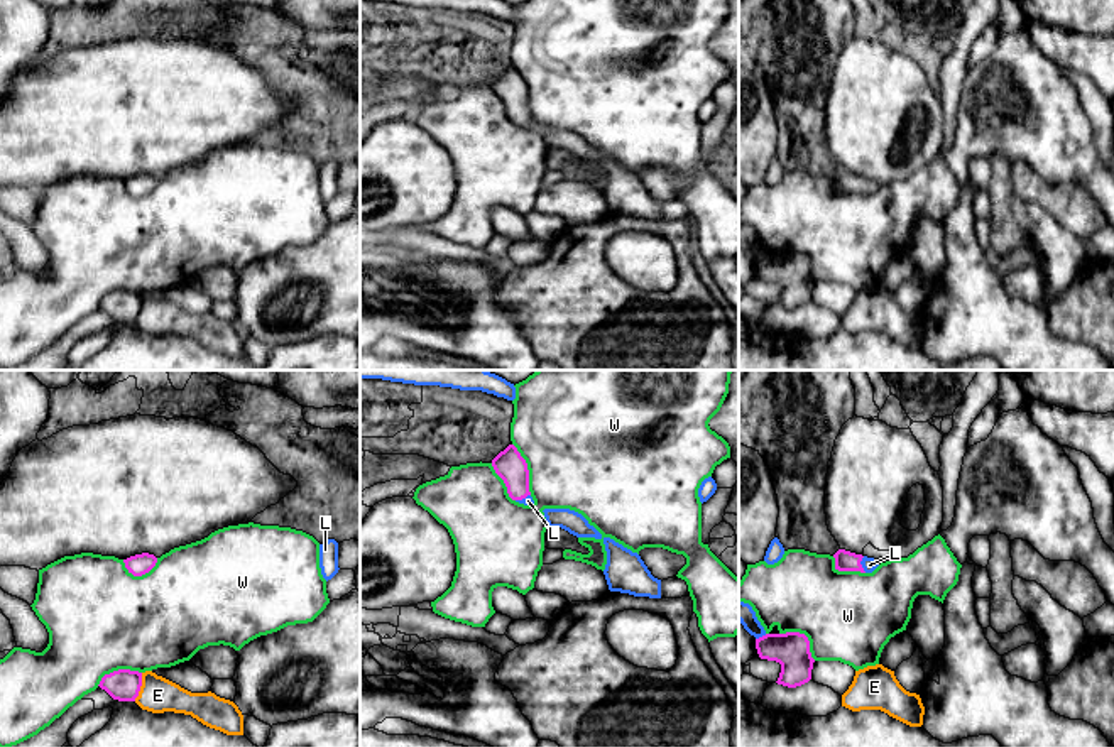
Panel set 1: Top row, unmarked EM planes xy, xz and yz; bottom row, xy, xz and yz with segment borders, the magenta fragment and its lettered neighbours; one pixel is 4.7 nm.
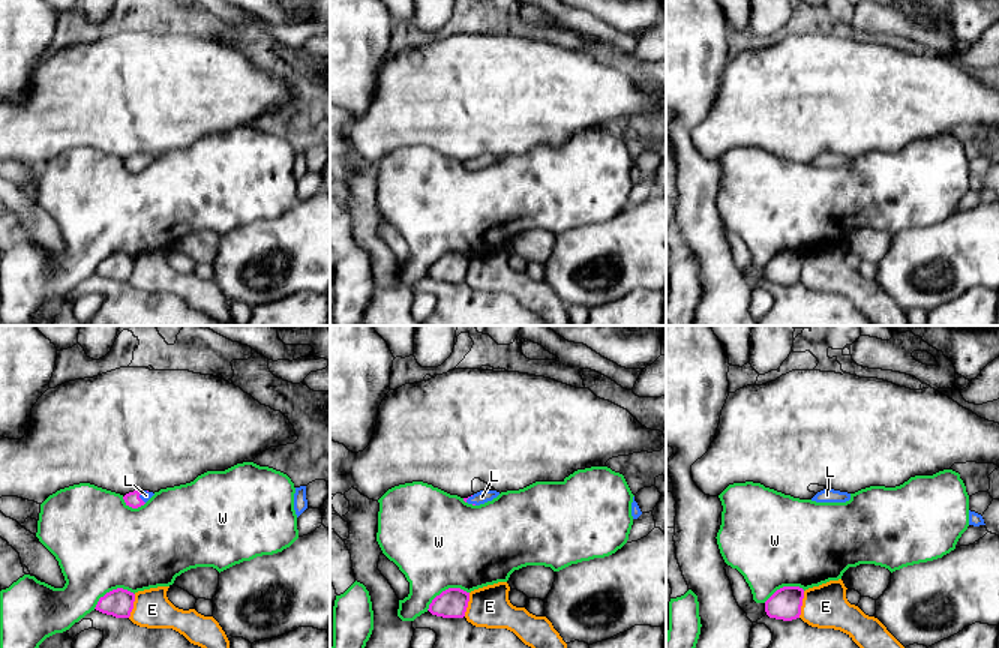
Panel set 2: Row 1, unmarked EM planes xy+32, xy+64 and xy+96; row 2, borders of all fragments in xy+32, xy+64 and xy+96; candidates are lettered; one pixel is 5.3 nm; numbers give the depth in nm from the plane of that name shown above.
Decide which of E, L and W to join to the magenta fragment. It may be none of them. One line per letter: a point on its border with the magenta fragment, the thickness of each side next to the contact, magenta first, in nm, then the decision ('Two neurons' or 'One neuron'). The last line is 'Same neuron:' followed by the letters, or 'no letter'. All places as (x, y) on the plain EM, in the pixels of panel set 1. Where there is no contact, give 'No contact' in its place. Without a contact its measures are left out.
E: Touches magenta at xy (139, 308). Thickness 160 nm (magenta) against 170 nm. Two neurons
L: Touches magenta at yz (861, 186). Thickness 100 nm (magenta) against 70 nm. One neuron
W: Touches magenta at xz (526, 90). Thickness 150 nm (magenta) against 480 nm. Two neurons
Same neuron: L

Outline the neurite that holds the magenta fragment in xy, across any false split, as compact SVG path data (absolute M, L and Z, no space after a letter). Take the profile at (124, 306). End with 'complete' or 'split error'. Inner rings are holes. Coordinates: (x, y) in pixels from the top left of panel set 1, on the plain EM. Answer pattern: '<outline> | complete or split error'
M118 291L105 296L98 306L113 321L135 323L142 308L142 294L130 291Z | complete

